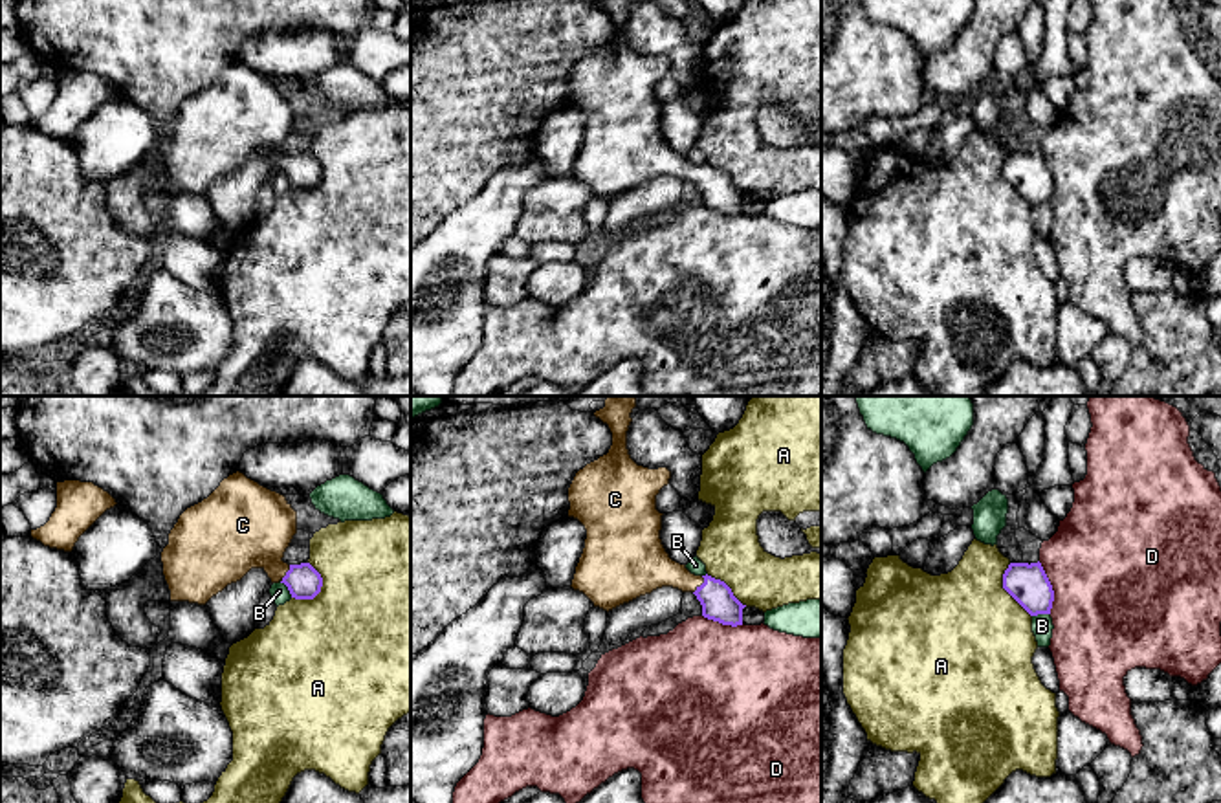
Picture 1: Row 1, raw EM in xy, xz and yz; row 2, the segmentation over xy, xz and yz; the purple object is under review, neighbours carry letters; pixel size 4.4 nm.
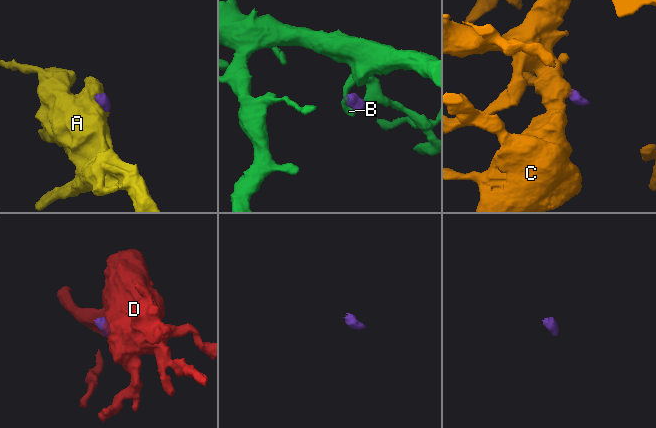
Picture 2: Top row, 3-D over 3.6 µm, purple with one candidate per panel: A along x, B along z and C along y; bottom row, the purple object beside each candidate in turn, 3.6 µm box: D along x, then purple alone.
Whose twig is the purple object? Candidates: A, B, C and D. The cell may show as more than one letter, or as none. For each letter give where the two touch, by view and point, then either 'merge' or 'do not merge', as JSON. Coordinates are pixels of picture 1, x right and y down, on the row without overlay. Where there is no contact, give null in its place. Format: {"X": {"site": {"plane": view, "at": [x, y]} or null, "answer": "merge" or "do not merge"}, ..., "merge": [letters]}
{"A": {"site": {"plane": "xy", "at": [319, 178]}, "answer": "do not merge"}, "B": {"site": {"plane": "xy", "at": [288, 178]}, "answer": "do not merge"}, "C": {"site": {"plane": "xz", "at": [701, 175]}, "answer": "merge"}, "D": {"site": {"plane": "yz", "at": [1051, 176]}, "answer": "do not merge"}, "merge": ["C"]}

